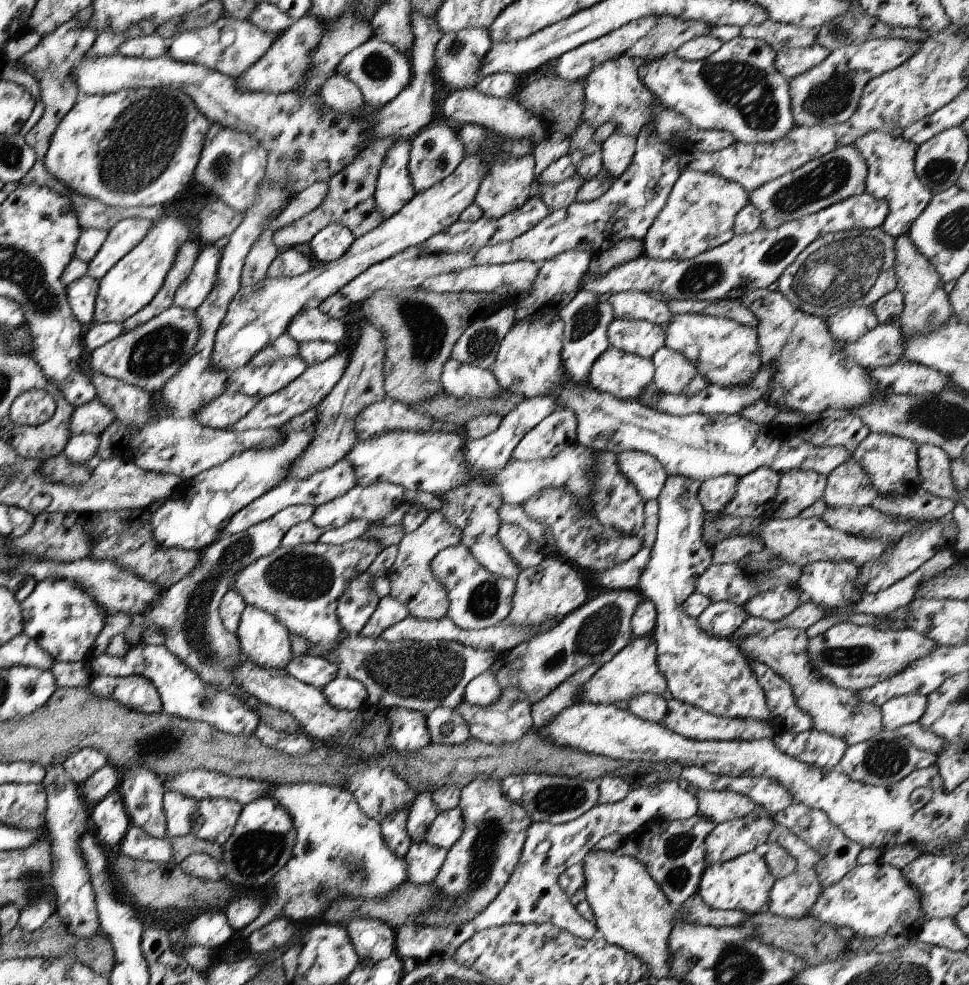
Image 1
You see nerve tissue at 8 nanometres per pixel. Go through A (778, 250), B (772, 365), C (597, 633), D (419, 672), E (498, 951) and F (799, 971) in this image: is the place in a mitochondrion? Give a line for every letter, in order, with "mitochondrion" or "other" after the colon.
A: mitochondrion
B: other
C: mitochondrion
D: mitochondrion
E: other
F: other

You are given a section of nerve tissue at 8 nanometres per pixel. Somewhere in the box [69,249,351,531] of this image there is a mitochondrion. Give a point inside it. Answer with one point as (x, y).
(164, 345)

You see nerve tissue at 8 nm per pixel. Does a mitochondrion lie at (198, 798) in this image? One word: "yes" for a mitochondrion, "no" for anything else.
no

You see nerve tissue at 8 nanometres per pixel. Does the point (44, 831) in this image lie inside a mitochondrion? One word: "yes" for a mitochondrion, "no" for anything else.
no

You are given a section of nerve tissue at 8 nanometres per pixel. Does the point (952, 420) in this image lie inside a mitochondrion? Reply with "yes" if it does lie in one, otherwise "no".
yes

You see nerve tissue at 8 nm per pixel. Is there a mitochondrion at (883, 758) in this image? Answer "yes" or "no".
yes

